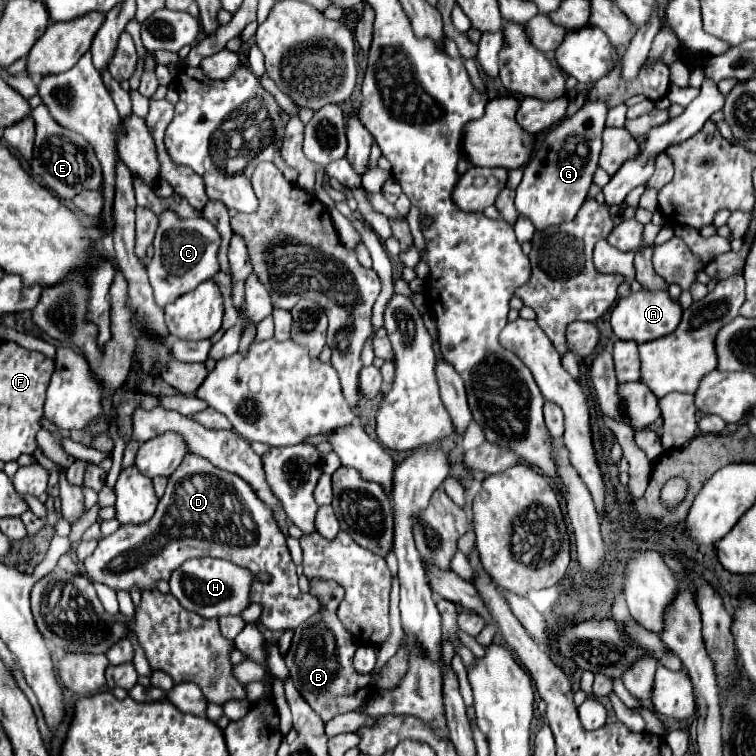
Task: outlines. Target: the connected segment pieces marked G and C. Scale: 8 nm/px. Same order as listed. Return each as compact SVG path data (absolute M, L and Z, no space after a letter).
M590 99L572 117L566 117L540 143L530 163L524 167L522 183L516 189L516 209L530 219L536 231L556 227L570 221L580 211L586 193L598 169L598 153L602 147L602 131L608 105L604 99Z
M164 213L160 217L160 227L154 239L154 257L146 265L150 285L154 289L154 299L158 307L166 307L168 303L176 301L180 295L192 291L202 281L210 279L214 273L220 271L218 267L218 245L220 235L214 225L206 219L178 219L172 213Z

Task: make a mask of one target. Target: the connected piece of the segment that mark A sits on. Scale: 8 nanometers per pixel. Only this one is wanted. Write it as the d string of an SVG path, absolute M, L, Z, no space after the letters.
M638 291L618 301L618 305L612 311L610 323L618 339L644 343L644 341L654 341L658 337L672 333L678 327L680 319L682 319L682 307L678 301L670 299L668 291Z

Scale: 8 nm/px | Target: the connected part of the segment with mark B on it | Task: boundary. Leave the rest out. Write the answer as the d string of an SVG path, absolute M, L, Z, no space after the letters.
M312 579L310 581L310 595L316 595L316 599L320 599L322 607L316 615L306 619L294 631L292 647L286 655L286 667L290 669L290 675L292 675L298 691L302 693L302 697L310 703L310 707L324 721L328 721L338 713L356 711L364 703L366 695L370 693L370 687L372 689L374 687L376 689L394 687L400 681L400 677L404 675L404 671L408 667L408 661L406 661L406 655L400 651L386 663L386 667L382 669L382 673L378 677L356 673L354 667L352 667L356 643L348 635L348 631L342 627L340 619L336 617L336 607L344 597L344 589L334 581Z

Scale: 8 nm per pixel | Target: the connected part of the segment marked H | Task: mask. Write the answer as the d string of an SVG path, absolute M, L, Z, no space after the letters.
M190 559L170 577L170 591L176 595L182 607L198 613L200 617L222 617L222 615L240 615L248 605L252 575L242 567L236 567L224 559Z

